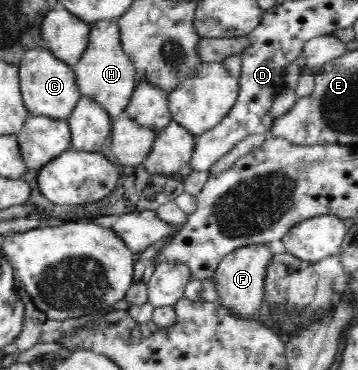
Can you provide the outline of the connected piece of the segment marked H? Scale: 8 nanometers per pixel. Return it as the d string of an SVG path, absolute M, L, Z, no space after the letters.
M103 19L91 24L87 49L83 51L83 57L80 57L74 71L81 95L102 105L110 116L119 117L127 109L137 83L136 69L131 58L122 50L117 19Z

